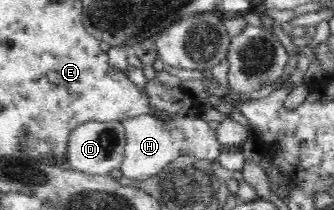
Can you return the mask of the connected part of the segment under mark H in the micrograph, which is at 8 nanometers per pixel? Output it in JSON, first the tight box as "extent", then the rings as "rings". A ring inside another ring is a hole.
{"extent":[120,79,221,182],"rings":[[[157,79],[147,82],[146,94],[149,96],[149,107],[155,114],[131,116],[122,123],[126,145],[120,170],[126,180],[145,182],[180,157],[191,156],[211,162],[218,160],[221,145],[217,141],[216,131],[201,119],[202,107],[199,103],[183,92],[182,88],[170,88]],[[160,115],[171,120],[162,120]]]}

